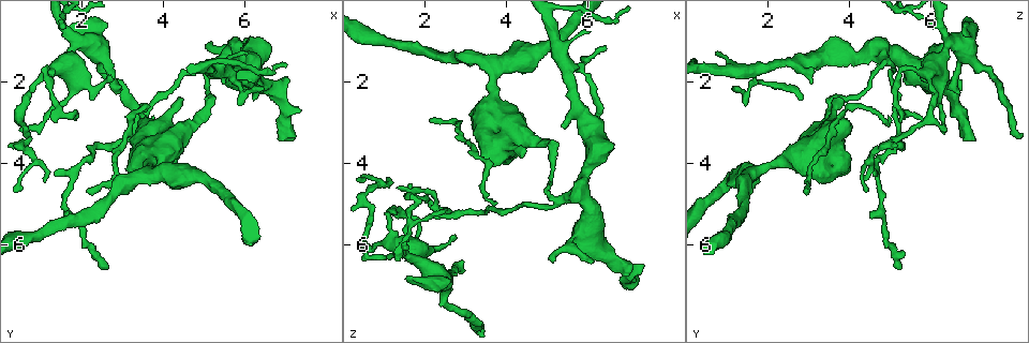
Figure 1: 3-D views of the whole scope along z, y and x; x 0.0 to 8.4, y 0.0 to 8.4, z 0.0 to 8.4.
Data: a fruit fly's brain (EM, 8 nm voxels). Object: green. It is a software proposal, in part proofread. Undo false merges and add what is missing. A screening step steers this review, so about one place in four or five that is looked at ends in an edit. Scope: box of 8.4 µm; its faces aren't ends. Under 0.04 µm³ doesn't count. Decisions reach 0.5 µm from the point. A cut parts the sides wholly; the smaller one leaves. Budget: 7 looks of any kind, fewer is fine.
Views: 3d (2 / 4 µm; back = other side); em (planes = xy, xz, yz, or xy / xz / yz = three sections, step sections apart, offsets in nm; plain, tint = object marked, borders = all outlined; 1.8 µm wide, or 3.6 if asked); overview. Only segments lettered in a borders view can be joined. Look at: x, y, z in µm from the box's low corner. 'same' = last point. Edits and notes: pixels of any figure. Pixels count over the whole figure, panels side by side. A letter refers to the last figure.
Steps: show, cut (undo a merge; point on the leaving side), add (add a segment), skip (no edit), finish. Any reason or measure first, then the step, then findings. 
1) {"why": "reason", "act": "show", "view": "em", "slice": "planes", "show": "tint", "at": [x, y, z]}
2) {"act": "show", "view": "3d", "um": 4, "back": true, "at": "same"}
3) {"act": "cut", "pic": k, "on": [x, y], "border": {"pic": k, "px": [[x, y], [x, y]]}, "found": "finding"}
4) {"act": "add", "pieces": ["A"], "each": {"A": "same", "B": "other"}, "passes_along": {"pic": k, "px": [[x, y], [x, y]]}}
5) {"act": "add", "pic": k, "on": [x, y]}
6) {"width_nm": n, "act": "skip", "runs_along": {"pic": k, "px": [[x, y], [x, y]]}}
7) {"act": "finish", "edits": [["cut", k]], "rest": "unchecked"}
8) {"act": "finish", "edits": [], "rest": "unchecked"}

{"why": "a narrow waist", "act": "show", "view": "3d", "um": 4, "at": [5.65, 1.60, 2.25]}

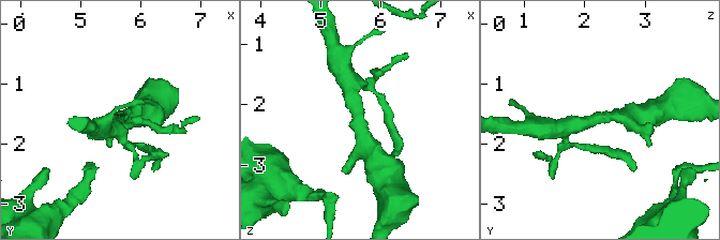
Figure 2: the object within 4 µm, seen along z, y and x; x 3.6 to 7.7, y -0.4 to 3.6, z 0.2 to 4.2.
{"why": "need the tissue", "act": "show", "view": "em", "slice": "planes", "show": "borders", "at": [5.65, 1.60, 2.25]}

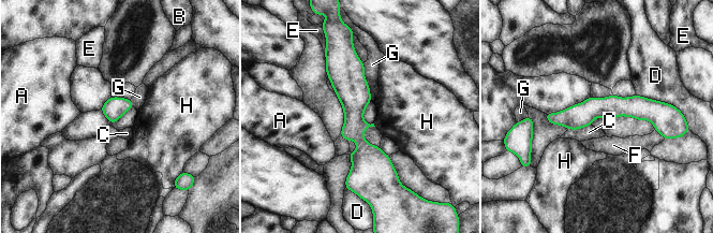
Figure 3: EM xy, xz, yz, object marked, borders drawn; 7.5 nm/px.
{"act": "skip", "each": {"A": "other", "B": "other", "C": "other", "D": "other", "E": "other", "F": "other", "G": "other", "H": "other"}, "found": "all the same neuron"}

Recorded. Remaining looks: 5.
{"why": "thin end", "act": "show", "view": "em", "slice": "xy", "step": 4, "show": "borders", "at": [6.00, 0.95, 6.40]}

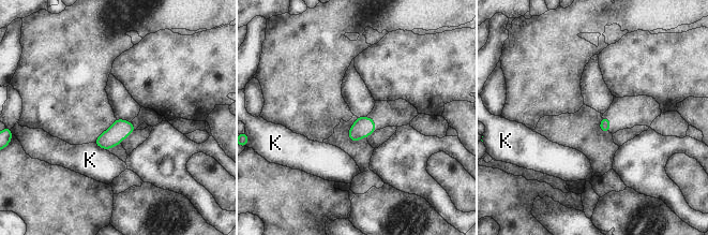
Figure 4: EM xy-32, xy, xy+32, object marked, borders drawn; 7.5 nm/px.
{"act": "skip", "each": {"K": "other"}, "found": "none of them fits"}

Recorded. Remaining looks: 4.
{"why": "end of a long branch", "act": "show", "view": "3d", "um": 4, "at": [7.15, 3.45, 7.10]}

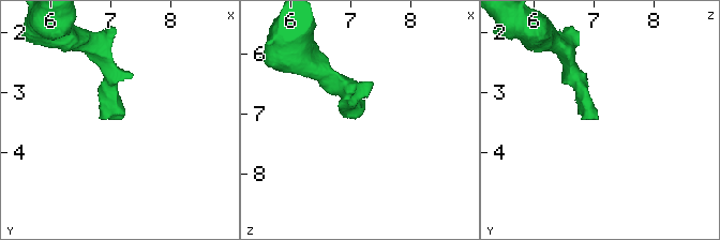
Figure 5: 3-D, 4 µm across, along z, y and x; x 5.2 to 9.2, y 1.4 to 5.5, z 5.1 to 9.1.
{"why": "shape alone is not enough", "act": "show", "view": "em", "slice": "planes", "show": "borders", "at": [7.15, 3.40, 7.10]}

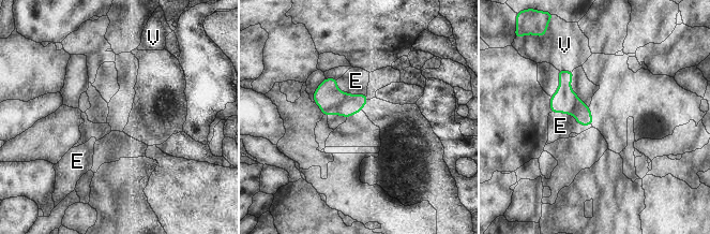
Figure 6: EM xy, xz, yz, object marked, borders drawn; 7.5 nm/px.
{"width_nm": 140, "act": "add", "pieces": ["E"], "each": {"E": "same", "V": "other"}, "passes_along": {"pic": 6, "px": [[564, 100], [573, 114], [560, 126]]}, "found": "it goes on there"}

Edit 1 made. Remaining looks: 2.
{"act": "finish", "edits": [["add", 6]], "rest": "unchecked"}

